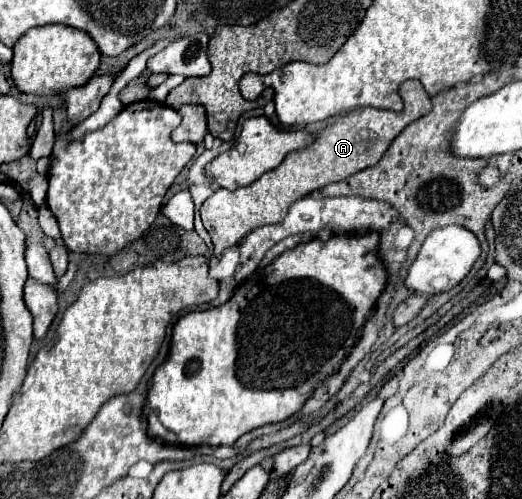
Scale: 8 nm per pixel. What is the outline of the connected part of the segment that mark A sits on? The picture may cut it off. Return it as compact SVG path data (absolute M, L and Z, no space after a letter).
M417 79L401 83L399 95L405 103L405 109L401 113L379 111L375 107L357 107L347 115L341 115L333 125L321 129L317 133L317 139L313 139L313 143L309 143L305 149L291 151L279 167L263 173L251 185L239 187L235 191L217 189L201 205L203 225L213 241L213 255L221 255L223 249L237 245L255 227L279 223L289 211L293 201L303 199L311 191L321 189L333 181L343 181L345 177L375 165L383 157L391 141L409 123L431 111L431 97Z

